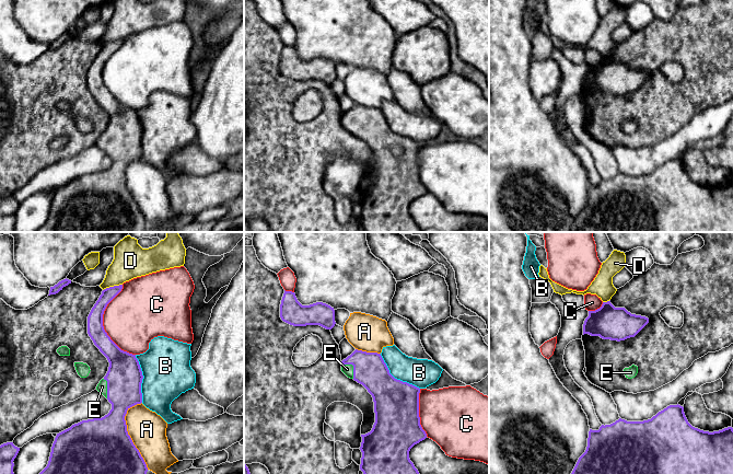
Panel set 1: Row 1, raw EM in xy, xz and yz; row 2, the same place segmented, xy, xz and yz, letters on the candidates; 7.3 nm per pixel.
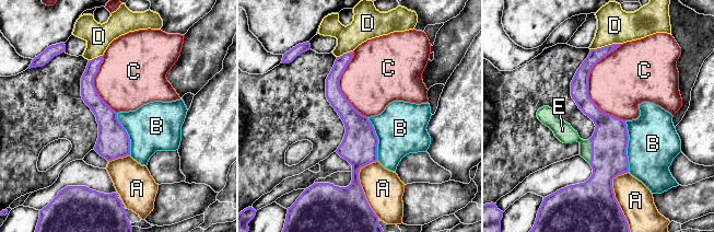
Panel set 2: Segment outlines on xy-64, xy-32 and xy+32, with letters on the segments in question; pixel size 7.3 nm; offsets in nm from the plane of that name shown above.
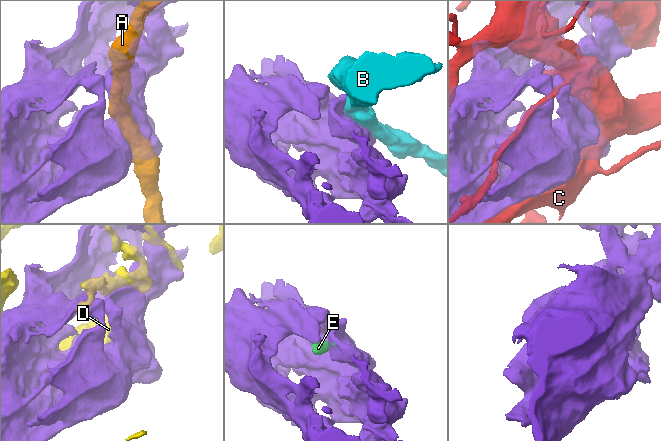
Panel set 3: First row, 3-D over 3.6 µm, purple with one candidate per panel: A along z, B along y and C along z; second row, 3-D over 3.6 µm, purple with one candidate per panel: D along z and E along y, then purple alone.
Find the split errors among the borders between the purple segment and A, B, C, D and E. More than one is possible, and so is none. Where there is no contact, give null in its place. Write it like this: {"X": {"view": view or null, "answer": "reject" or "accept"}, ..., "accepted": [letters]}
{"A": {"view": "xy", "answer": "reject"}, "B": {"view": "xz", "answer": "reject"}, "C": {"view": "xy", "answer": "reject"}, "D": {"view": "xy", "answer": "reject"}, "E": {"view": "xz", "answer": "accept"}, "accepted": ["E"]}

